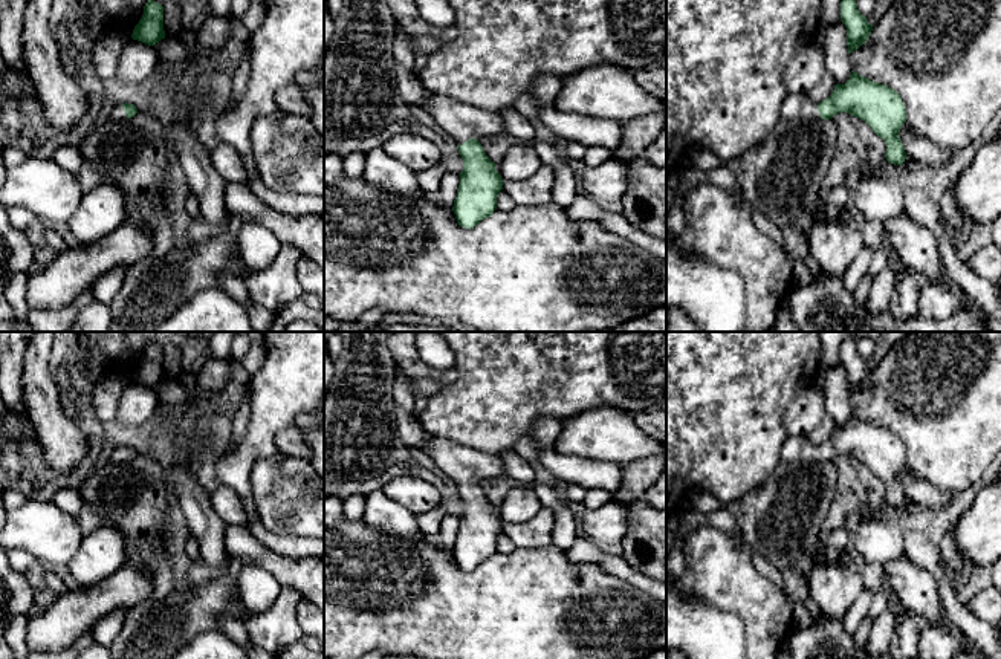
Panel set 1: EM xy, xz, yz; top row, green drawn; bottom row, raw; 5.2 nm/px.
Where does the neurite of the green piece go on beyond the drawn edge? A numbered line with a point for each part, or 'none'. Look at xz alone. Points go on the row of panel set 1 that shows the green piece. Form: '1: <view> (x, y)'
1: xz (460, 121)

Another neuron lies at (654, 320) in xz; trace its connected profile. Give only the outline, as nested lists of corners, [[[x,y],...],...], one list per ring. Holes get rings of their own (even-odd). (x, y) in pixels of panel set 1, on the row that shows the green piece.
[[[666,304],[620,326],[587,332],[666,332]]]

